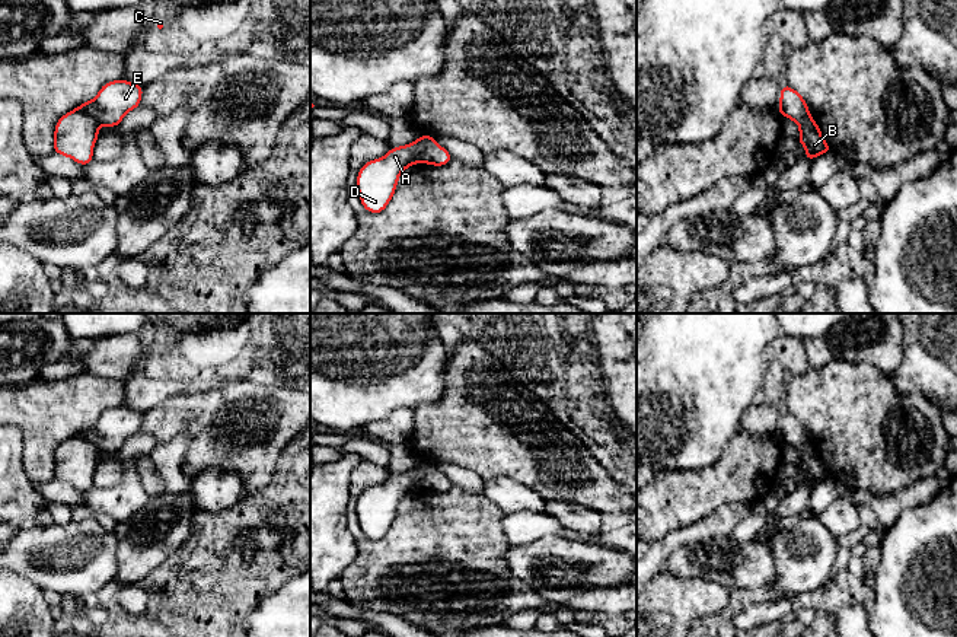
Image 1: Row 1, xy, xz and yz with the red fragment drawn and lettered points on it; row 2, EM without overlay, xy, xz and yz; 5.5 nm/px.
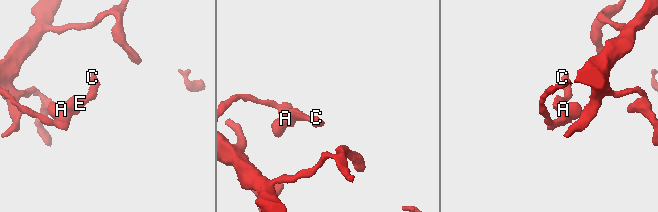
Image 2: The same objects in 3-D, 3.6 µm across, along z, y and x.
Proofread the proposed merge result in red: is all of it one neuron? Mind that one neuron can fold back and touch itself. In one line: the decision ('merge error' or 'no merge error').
merge error

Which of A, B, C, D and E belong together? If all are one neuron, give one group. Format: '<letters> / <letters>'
A B D / C E

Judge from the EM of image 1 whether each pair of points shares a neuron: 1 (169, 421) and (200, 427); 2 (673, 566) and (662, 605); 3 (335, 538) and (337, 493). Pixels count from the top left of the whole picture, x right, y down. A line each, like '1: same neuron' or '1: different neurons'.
1: same neuron
2: different neurons
3: same neuron

